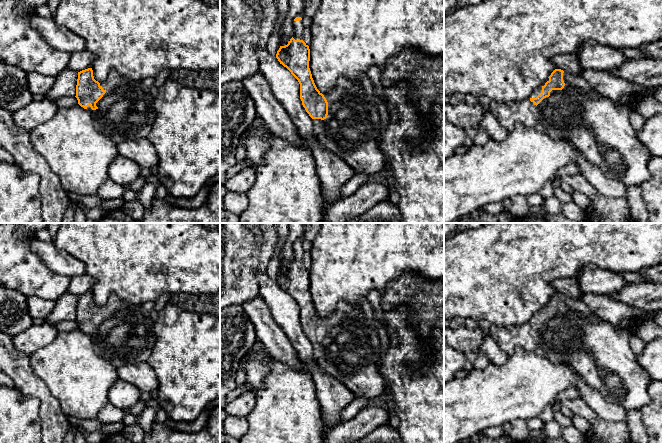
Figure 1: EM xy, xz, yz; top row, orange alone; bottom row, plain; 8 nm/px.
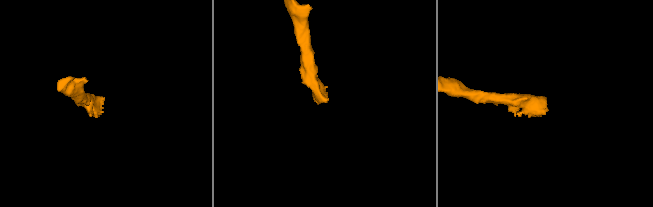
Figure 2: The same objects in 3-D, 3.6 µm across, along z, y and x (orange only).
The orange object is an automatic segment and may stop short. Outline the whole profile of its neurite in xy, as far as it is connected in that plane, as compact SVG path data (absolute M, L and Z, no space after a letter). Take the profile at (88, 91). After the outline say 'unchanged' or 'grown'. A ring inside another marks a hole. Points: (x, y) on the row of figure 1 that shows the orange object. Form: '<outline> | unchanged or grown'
M92 68L78 72L75 97L78 104L91 113L94 127L116 145L125 140L147 138L156 118L155 97L150 88L142 81L121 76L117 71L111 71L102 83L94 79Z | grown

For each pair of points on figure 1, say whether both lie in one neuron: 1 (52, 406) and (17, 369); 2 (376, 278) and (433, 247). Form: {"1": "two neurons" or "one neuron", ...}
{"1": "one neuron", "2": "one neuron"}

